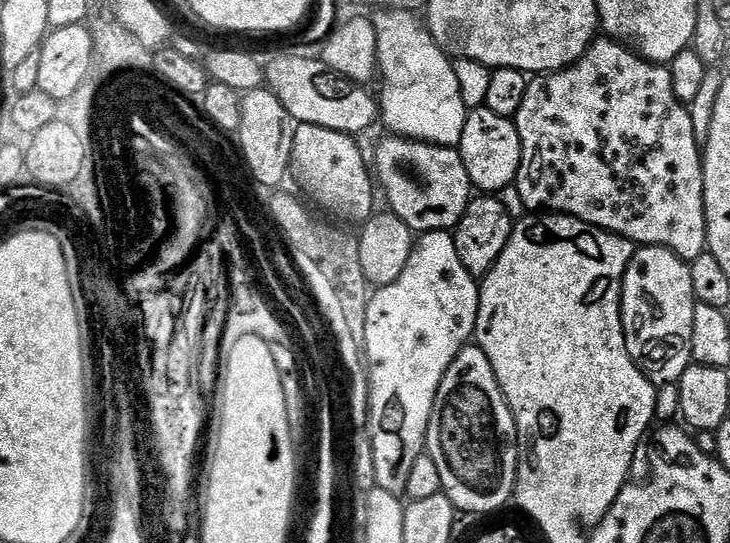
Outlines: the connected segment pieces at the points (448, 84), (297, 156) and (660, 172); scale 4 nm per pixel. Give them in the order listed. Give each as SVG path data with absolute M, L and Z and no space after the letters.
M390 8L375 14L377 16L373 15L371 22L376 35L376 62L379 79L384 79L384 85L378 91L378 112L382 117L382 124L384 120L389 133L405 136L408 140L421 140L427 144L456 148L462 138L470 109L463 104L453 61L447 52L442 51L439 42L417 13Z
M296 124L290 176L300 183L301 190L314 203L329 208L334 215L341 216L344 220L363 222L374 214L372 203L375 202L377 193L374 191L374 176L369 161L368 164L364 161L364 152L356 145L356 140L355 135L326 130L326 126Z
M597 38L582 54L577 64L563 68L561 72L546 72L529 79L526 98L514 117L518 138L522 142L522 162L516 175L514 187L522 194L525 209L532 214L563 214L577 216L595 228L601 228L615 236L625 236L637 246L668 248L678 258L692 261L708 246L708 227L704 213L704 161L702 148L694 134L686 105L674 94L674 82L670 82L670 70L663 64L653 64L643 56L637 56L630 48L611 38Z

